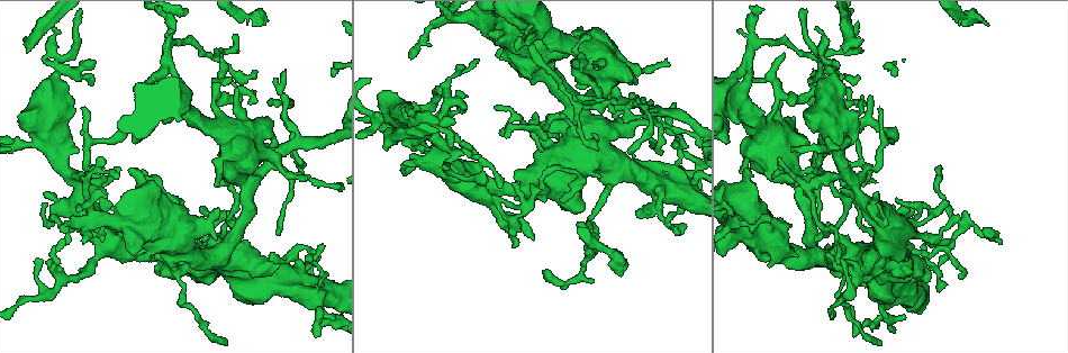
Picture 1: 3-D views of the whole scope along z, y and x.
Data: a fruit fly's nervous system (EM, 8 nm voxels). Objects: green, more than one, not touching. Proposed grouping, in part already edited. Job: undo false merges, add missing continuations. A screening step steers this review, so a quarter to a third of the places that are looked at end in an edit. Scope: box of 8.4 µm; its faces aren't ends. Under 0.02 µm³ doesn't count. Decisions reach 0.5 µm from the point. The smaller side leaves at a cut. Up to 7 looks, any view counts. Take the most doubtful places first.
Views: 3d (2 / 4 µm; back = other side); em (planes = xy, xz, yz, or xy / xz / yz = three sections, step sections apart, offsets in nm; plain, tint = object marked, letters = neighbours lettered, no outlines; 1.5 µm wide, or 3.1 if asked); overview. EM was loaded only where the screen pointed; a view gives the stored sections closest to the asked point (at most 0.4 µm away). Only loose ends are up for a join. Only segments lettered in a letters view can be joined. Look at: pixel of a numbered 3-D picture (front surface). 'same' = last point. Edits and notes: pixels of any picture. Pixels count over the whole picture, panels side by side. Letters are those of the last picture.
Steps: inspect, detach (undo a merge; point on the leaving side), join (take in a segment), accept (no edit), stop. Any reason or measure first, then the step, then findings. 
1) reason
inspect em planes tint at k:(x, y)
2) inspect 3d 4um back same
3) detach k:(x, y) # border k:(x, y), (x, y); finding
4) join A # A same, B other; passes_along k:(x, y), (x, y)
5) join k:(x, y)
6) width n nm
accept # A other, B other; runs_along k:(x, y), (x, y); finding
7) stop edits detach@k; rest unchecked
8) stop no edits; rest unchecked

an open end
inspect em planes plain at 1:(27, 39)

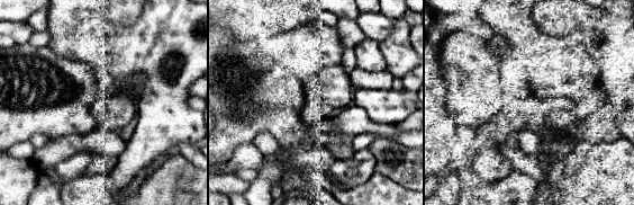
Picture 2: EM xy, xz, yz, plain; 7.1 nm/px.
see the neighbours
inspect em planes letters same

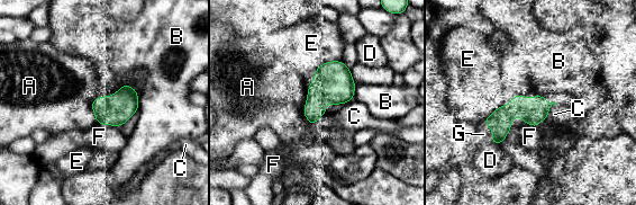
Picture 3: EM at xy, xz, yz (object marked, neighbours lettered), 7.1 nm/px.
width 190 nm
join G # A other, B other, C other, D other, E other, F other, G same; the neuron continues

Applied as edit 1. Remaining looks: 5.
abrupt turn
inspect 3d 4um at 1:(808, 188)

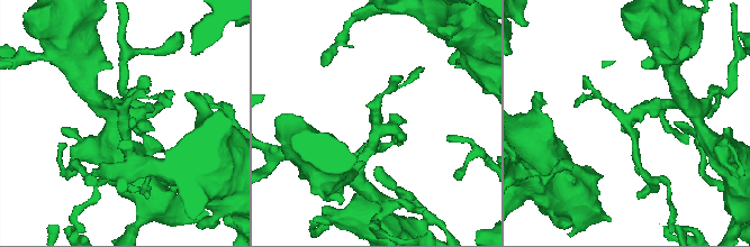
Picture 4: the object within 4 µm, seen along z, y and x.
shape alone is not enough
inspect em planes letters at 4:(629, 121)

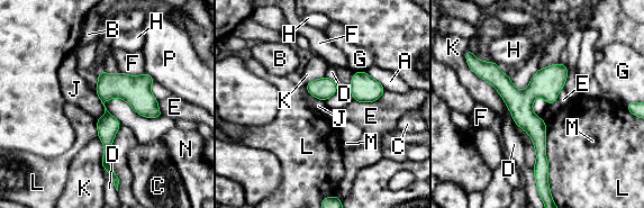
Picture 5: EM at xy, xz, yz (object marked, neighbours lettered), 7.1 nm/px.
longest_contact L 400 nm
accept # A other, B other, C other, D other, E other, F other, G other, H other, J other, K other, L other, M other, N other, P other; continuous, no second neuron

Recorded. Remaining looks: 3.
tapers out
inspect 3d 4um at 1:(895, 130)

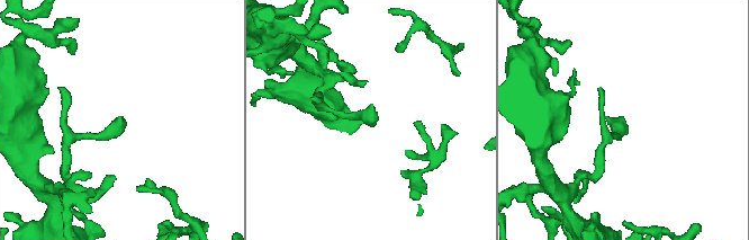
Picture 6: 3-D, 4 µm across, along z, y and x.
need the tissue
inspect em xy step 4 tint at 6:(124, 119)

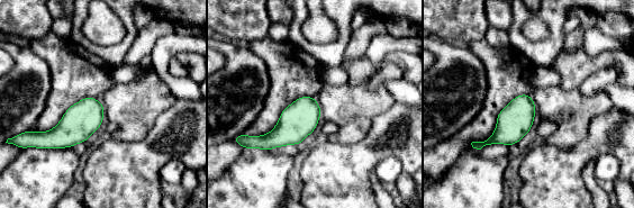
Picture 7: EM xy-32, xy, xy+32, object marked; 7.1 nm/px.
what lies round it
inspect em xy step 4 letters same

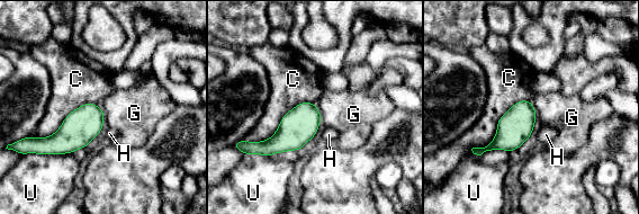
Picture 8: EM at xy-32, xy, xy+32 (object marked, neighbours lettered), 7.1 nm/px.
longest_contact C 550 nm
accept # C other, G other, H other, U other; border 8:(316, 107), (322, 121); no lettered segment goes on from it

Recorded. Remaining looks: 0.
stop edits join@3; rest unchecked

